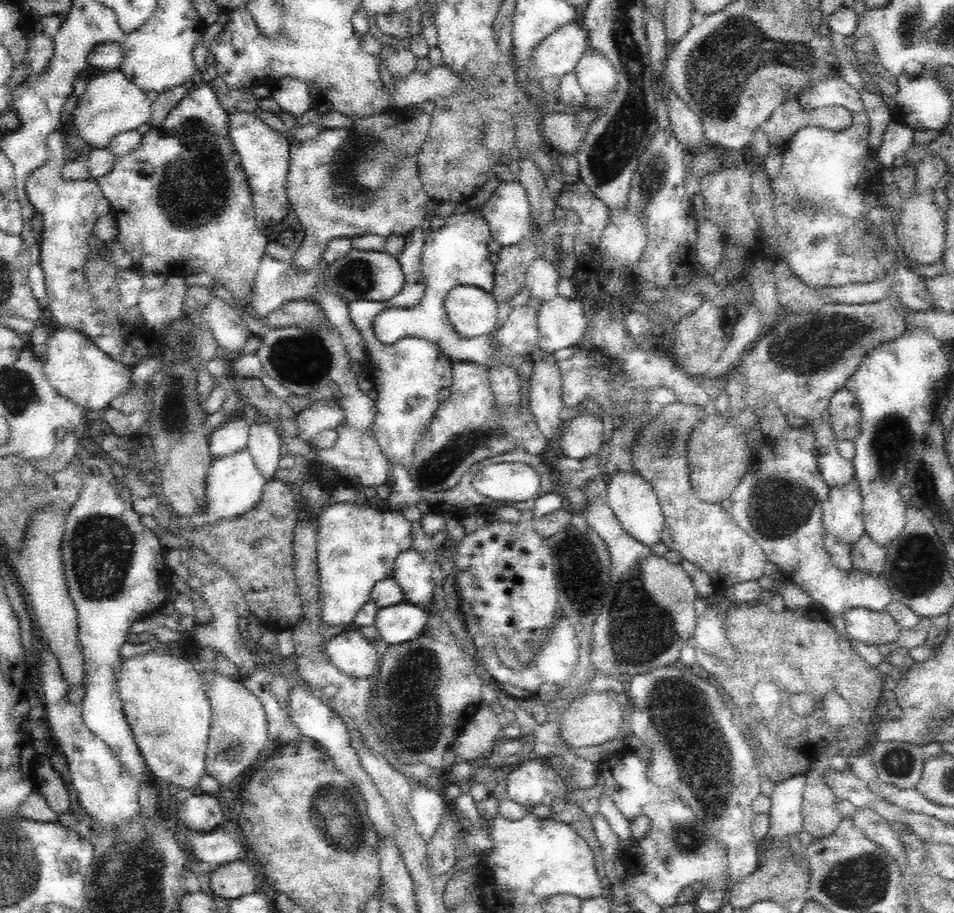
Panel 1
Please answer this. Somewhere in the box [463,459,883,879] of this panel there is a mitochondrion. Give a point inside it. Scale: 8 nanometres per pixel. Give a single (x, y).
(680, 716)

